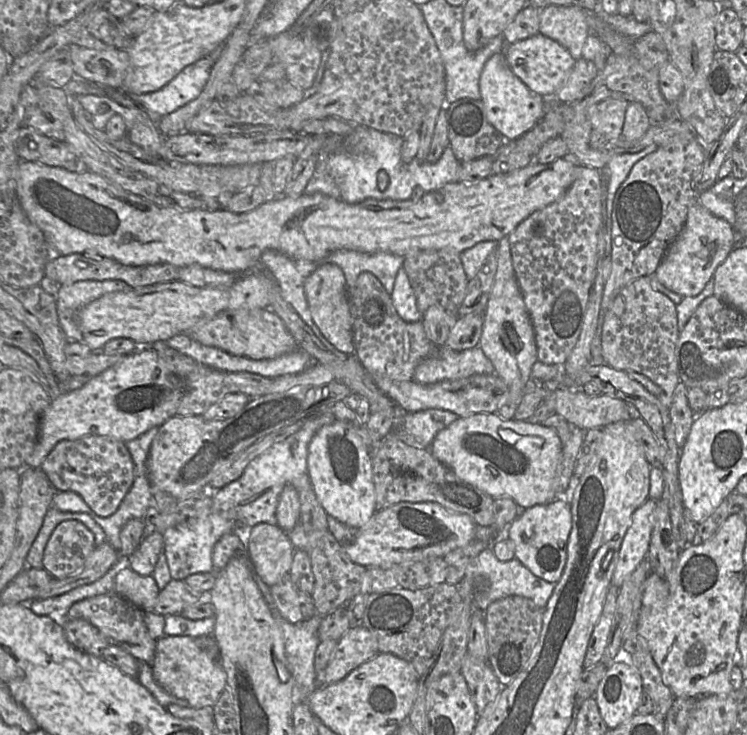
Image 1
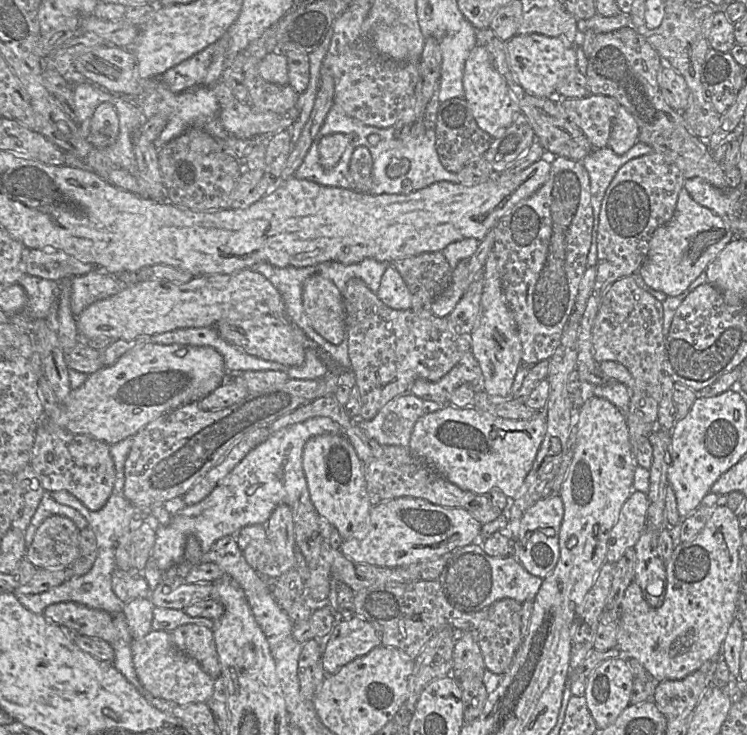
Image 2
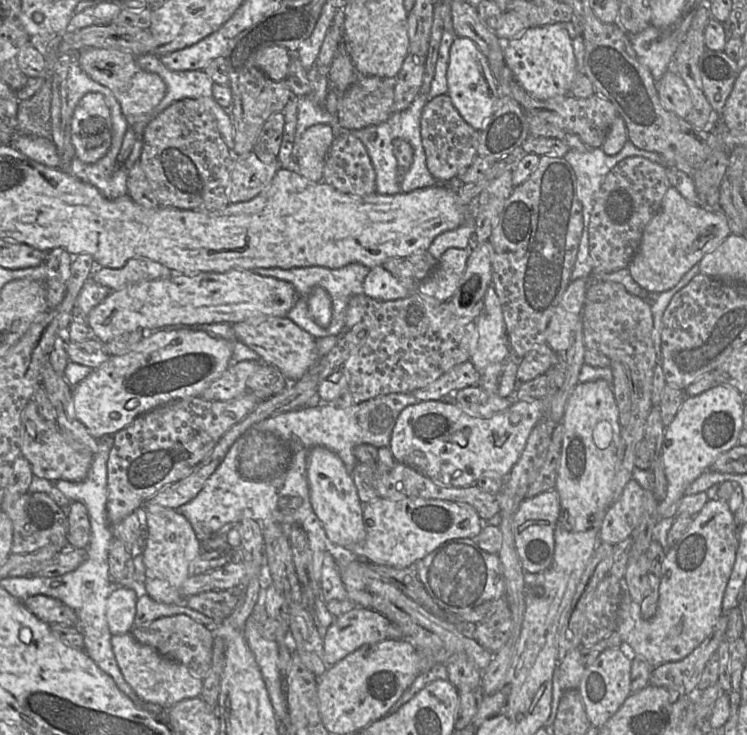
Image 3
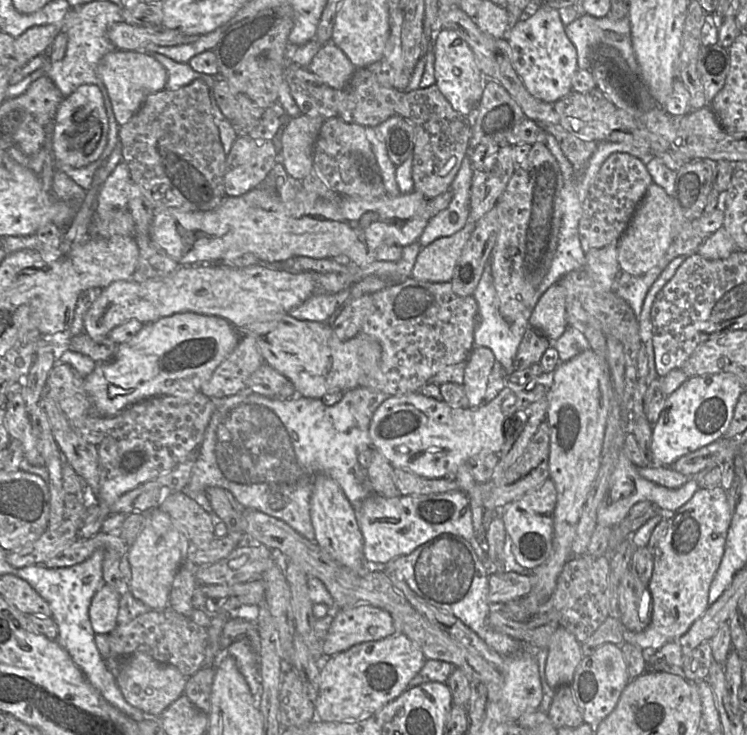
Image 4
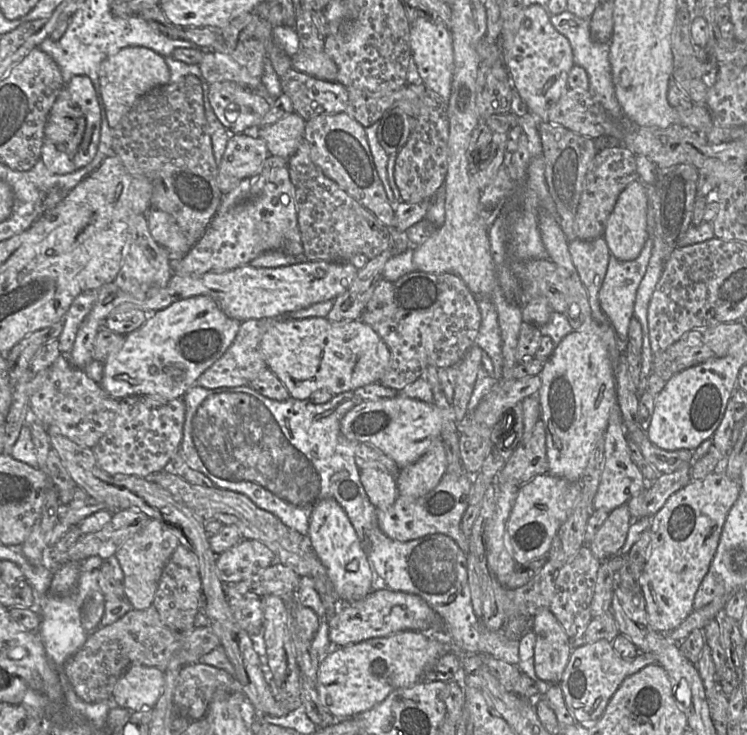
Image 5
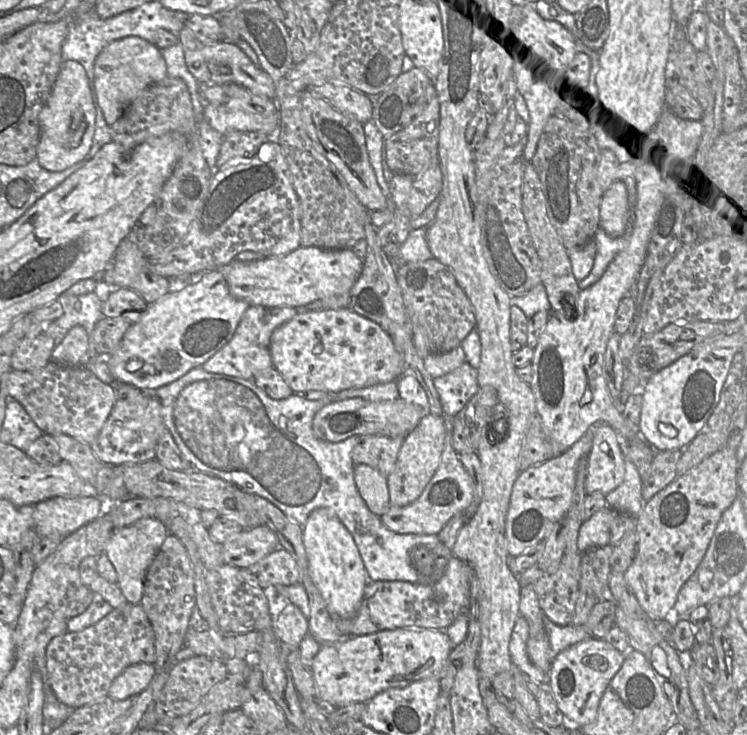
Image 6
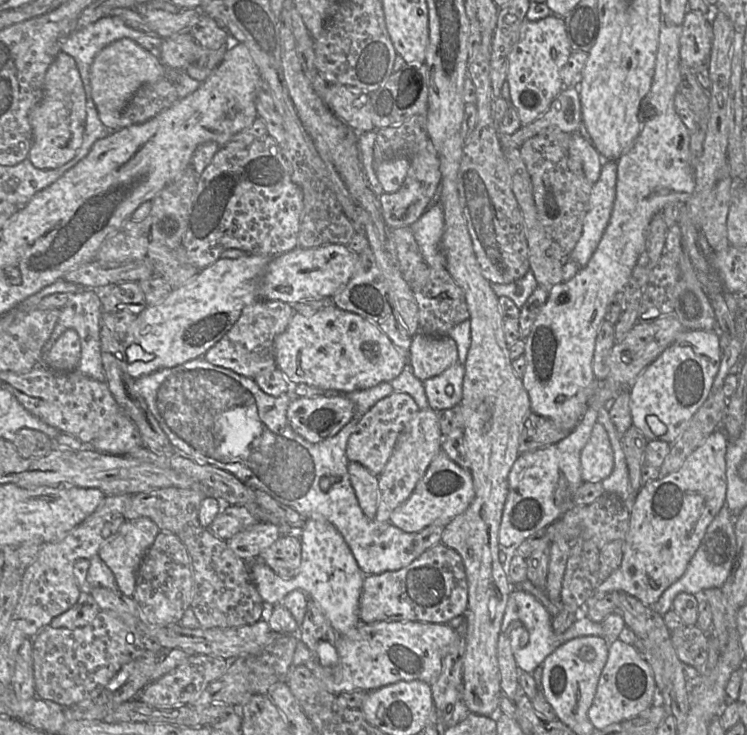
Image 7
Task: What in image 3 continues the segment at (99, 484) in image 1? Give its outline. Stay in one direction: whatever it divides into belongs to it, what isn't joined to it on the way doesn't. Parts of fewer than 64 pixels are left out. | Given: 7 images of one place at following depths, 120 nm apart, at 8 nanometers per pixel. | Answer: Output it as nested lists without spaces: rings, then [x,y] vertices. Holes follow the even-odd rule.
[[[31,400],[21,415],[20,450],[31,465],[34,476],[55,483],[58,480],[79,482],[87,477],[94,454],[78,442],[67,441],[58,428],[52,428],[38,413],[36,404]]]

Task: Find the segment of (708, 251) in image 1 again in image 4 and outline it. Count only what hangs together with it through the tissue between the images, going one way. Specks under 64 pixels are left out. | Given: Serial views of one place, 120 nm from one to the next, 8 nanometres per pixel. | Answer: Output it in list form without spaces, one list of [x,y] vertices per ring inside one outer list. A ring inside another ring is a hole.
[[[652,183],[637,206],[626,230],[616,243],[618,263],[622,271],[640,276],[657,266],[666,255],[673,240],[684,229],[695,229],[710,236],[723,228],[724,211],[716,208],[710,213],[703,213],[693,221],[683,218],[674,199],[663,188]]]

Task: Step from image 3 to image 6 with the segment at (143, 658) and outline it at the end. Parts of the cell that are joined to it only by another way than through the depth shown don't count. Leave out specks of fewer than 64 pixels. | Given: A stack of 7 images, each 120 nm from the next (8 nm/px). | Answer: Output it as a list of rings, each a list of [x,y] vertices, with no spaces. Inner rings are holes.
[[[136,663],[128,666],[112,682],[108,695],[114,700],[124,700],[143,692],[156,674],[154,663]]]

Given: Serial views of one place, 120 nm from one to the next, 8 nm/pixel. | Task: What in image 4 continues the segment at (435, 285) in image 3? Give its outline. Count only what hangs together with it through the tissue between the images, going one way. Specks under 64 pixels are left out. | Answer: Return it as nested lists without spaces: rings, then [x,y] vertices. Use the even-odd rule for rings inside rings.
[[[468,219],[465,226],[452,236],[439,238],[422,247],[417,255],[411,277],[432,283],[451,282],[456,264],[475,227],[476,222]]]

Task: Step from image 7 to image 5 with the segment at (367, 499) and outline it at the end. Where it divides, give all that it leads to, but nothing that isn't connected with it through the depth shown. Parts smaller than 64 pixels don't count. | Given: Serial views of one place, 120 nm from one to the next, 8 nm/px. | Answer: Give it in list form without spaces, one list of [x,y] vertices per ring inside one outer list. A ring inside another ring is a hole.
[[[377,468],[360,470],[361,484],[372,505],[384,510],[394,504],[398,495],[396,478]]]

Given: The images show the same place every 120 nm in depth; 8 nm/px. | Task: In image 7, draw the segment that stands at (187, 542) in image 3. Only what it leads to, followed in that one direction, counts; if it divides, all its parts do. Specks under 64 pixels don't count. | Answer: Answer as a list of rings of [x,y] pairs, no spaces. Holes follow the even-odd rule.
[[[147,517],[125,520],[100,547],[98,556],[114,573],[123,594],[132,597],[138,567],[159,532]]]

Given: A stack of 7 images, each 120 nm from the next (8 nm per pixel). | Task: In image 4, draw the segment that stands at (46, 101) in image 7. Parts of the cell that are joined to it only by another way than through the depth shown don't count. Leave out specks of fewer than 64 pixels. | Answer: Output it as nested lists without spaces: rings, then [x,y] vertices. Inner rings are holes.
[[[97,85],[79,86],[63,98],[54,118],[52,149],[57,164],[83,168],[97,161],[108,139],[108,117],[102,93]]]

